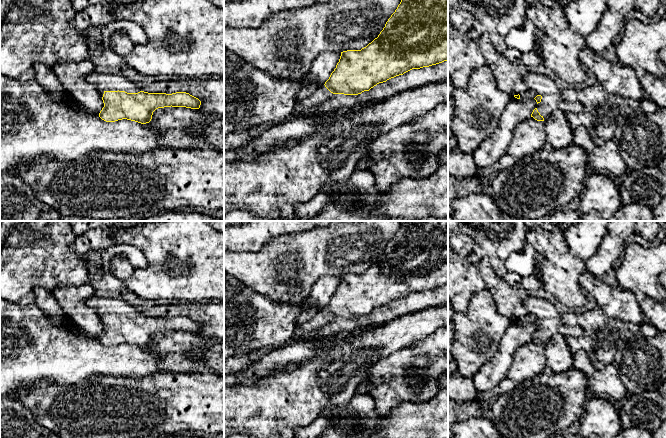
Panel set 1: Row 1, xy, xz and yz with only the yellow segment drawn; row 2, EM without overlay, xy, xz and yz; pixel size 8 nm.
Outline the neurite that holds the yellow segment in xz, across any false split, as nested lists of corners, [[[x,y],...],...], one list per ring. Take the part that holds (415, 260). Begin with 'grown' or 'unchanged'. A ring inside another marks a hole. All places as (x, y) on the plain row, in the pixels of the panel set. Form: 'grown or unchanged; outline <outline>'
grown; outline [[[401,221],[401,226],[377,262],[361,274],[341,276],[339,286],[324,309],[294,333],[297,343],[309,342],[318,346],[323,355],[328,348],[322,345],[338,338],[347,338],[360,330],[339,335],[319,336],[319,331],[335,318],[358,319],[379,307],[412,294],[448,285],[448,221]]]

